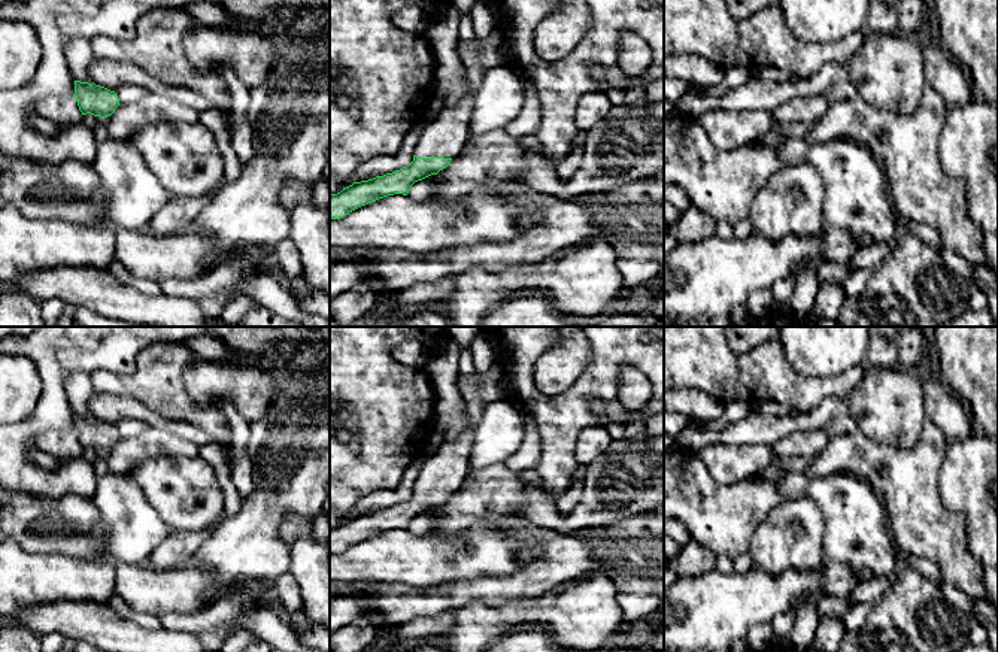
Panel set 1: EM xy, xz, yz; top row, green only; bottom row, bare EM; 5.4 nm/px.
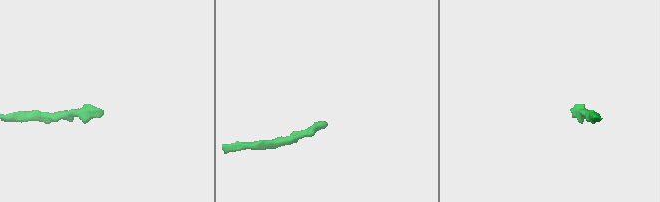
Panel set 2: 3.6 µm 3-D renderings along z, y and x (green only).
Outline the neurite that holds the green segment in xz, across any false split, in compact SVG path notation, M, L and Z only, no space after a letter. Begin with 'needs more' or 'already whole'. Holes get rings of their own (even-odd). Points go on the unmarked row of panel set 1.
needs more; M497 351L495 360L485 374L459 377L459 392L467 407L467 428L454 440L445 440L430 458L424 461L413 495L400 504L354 516L337 528L330 530L330 555L340 554L349 546L379 533L403 528L412 519L446 503L462 485L468 470L468 455L476 425L483 409L497 400L509 400L507 366Z

